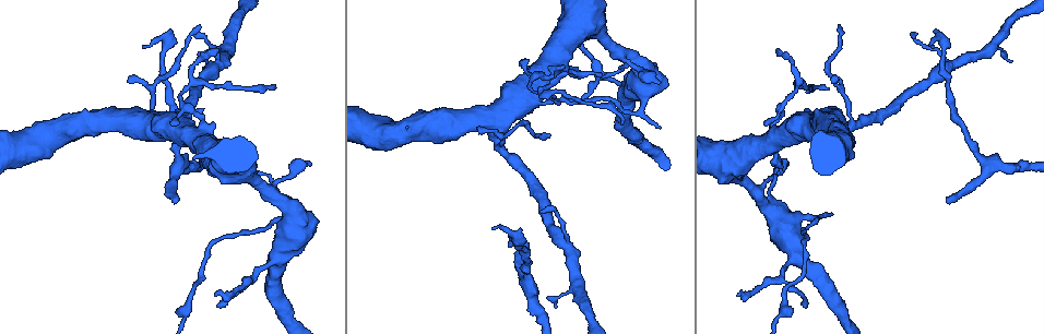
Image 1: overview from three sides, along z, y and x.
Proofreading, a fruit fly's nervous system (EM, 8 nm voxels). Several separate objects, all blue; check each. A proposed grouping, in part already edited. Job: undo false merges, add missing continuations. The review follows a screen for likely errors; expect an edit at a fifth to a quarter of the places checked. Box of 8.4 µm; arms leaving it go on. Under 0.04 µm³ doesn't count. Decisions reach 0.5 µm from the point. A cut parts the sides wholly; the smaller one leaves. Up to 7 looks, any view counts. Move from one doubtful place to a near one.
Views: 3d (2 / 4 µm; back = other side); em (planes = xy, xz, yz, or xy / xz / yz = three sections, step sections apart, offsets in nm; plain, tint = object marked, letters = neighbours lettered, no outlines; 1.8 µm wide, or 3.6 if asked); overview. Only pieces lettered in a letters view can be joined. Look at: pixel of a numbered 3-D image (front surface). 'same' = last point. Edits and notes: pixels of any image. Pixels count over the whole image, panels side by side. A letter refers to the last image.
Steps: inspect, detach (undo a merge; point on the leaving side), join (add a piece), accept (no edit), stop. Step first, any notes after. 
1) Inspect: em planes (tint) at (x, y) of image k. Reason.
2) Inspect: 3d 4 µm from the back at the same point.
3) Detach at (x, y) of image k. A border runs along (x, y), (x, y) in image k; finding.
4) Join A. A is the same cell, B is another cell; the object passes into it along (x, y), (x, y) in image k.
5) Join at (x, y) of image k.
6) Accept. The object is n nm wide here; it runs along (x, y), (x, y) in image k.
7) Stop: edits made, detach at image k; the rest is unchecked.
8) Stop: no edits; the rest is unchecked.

Inspect: 3d 2 µm at (621, 122) of image 1. An open end.

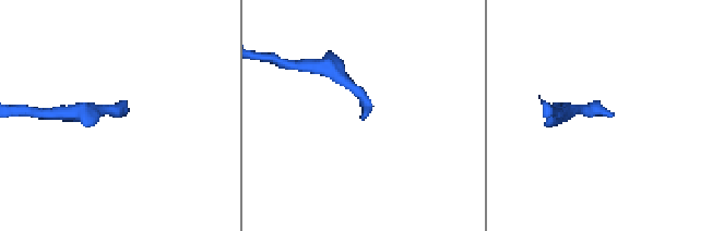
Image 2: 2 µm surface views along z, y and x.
Inspect: em xy step 4 (letters) at (613, 115) of image 2. Shape alone is not enough.

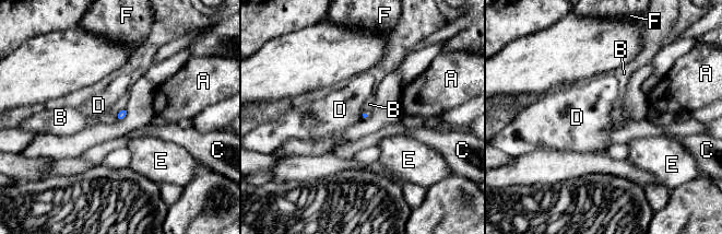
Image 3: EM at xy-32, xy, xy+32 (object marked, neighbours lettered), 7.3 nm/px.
Inspect: em yz step 4 (letters) at the same point. Cut it another way.

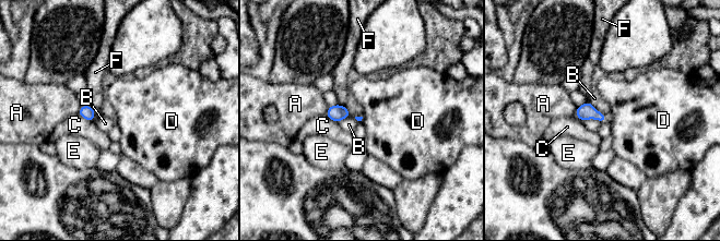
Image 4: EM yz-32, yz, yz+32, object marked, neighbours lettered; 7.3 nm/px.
Join B. The longest contact is with B, 200 nm; B is the same cell, A, C, D, E and F are other cells; the object passes into it along (585, 111), (598, 111), (594, 98) in image 4; the neuron continues.

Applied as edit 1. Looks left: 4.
Inspect: overview. Redraw.

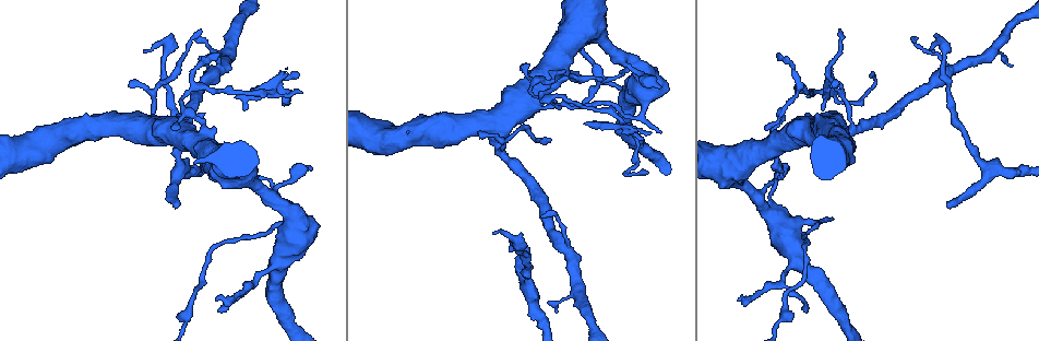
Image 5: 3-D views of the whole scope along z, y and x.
Inspect: 3d 4 µm at (177, 205) of image 5. Branch stops here.

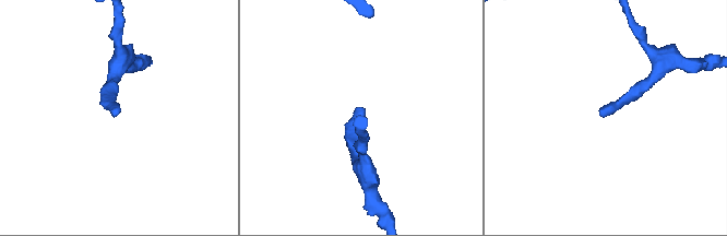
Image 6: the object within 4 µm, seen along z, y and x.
Inspect: em planes (plain) at (118, 114) of image 6.

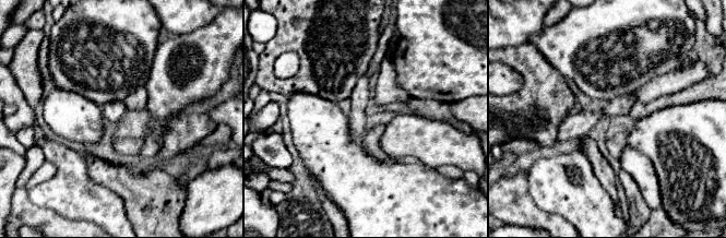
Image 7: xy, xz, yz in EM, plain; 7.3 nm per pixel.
Inspect: em planes (letters) at the same point.

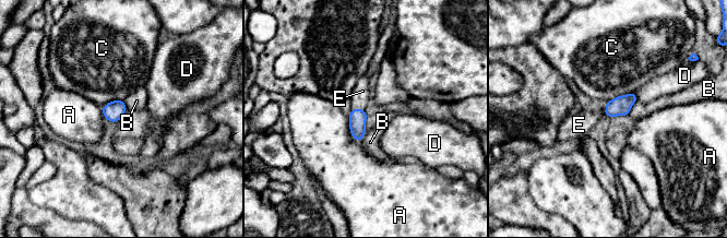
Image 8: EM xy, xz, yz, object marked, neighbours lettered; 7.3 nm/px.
Join E. E is the same cell, A, B, C and D are other cells; the object passes into it along (357, 118), (358, 108), (362, 91) in image 8; the neuron continues.

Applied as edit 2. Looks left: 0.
Stop: edits made, join at image 4, join at image 8; the rest is unchecked.

